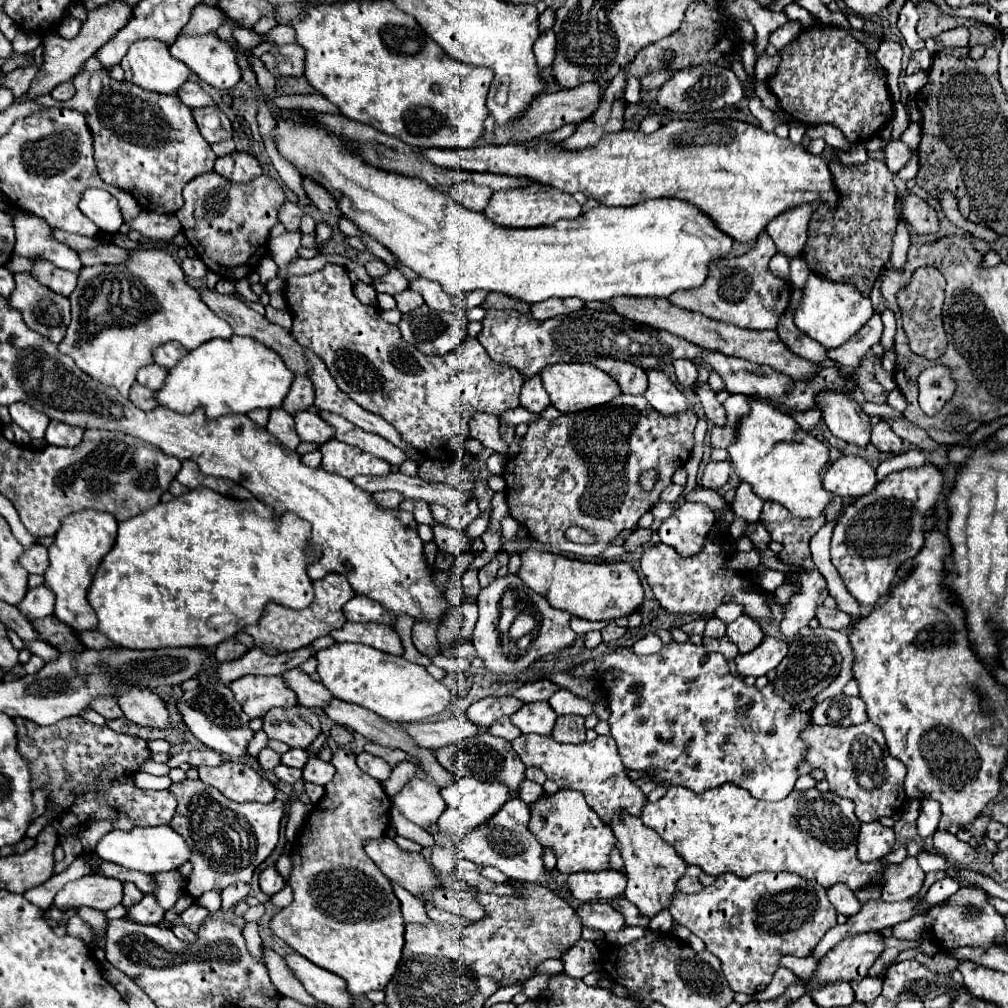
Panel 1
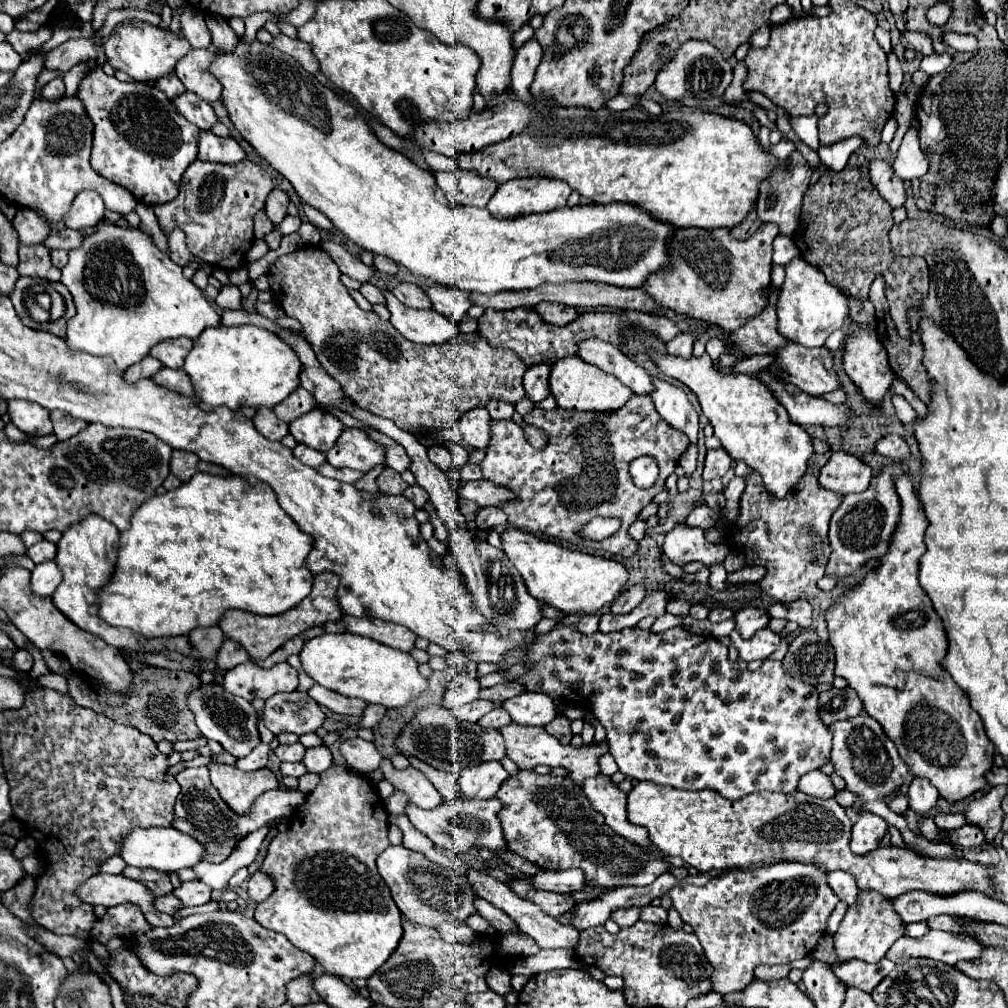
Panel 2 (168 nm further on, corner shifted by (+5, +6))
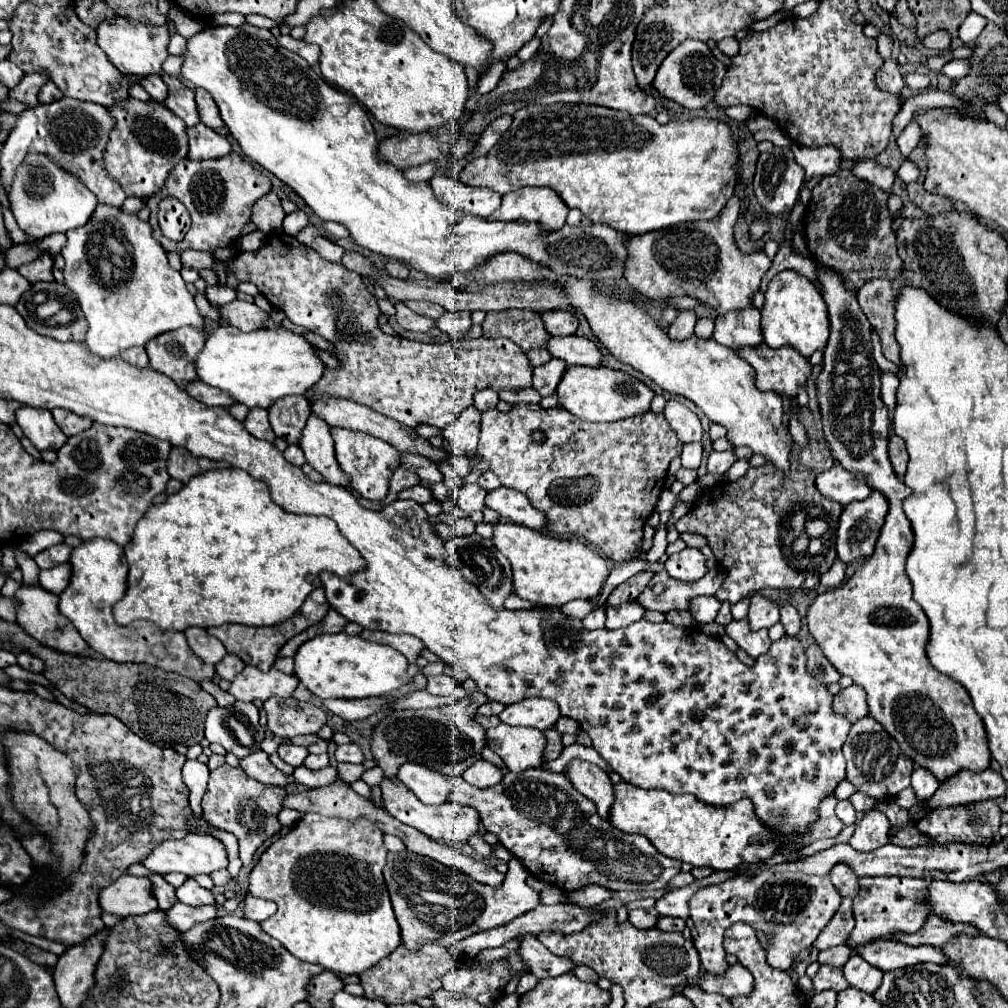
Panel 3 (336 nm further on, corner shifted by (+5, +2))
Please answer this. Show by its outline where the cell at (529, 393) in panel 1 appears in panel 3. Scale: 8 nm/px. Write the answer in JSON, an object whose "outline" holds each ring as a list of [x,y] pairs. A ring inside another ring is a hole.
{"outline":[[[551,359],[549,363],[533,369],[533,387],[539,391],[541,397],[549,397],[555,393],[555,387],[563,377],[565,367],[567,363],[563,359]]]}

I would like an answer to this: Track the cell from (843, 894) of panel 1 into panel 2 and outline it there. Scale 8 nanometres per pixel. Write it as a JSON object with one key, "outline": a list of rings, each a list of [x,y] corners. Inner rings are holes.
{"outline":[[[827,871],[827,883],[835,891],[835,895],[841,897],[841,901],[845,901],[847,905],[851,905],[851,901],[855,901],[859,893],[855,885],[855,877],[845,871]]]}

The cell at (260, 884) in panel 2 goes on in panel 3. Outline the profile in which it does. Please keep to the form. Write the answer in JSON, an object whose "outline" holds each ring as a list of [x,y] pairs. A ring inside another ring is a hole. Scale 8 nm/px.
{"outline":[[[247,895],[243,911],[245,911],[247,919],[255,919],[257,923],[261,923],[261,921],[269,919],[277,911],[277,905],[271,903],[271,901],[267,901],[267,899],[259,899],[259,897]]]}

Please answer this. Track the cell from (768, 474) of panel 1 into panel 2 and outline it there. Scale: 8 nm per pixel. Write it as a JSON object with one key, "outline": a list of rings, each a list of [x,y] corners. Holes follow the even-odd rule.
{"outline":[[[649,349],[647,357],[663,375],[681,381],[697,395],[701,409],[713,425],[723,449],[727,449],[733,459],[741,459],[753,471],[759,471],[769,493],[783,499],[791,489],[795,489],[807,471],[809,457],[813,455],[811,435],[789,419],[785,407],[775,399],[773,391],[761,379],[743,373],[723,375],[713,367],[707,353],[701,357],[691,355],[689,359],[681,359]]]}

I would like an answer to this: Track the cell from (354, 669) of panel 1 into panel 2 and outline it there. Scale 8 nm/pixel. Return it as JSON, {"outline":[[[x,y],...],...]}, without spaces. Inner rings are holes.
{"outline":[[[323,633],[309,639],[299,653],[303,671],[319,685],[345,695],[359,697],[383,707],[403,707],[427,689],[427,679],[417,671],[417,661],[403,651],[353,633]]]}

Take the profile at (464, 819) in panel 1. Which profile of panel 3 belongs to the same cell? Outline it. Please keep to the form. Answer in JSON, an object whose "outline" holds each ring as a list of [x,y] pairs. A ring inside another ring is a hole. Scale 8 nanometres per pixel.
{"outline":[[[475,761],[475,765],[463,773],[463,779],[475,787],[495,787],[503,779],[503,773],[489,761]]]}

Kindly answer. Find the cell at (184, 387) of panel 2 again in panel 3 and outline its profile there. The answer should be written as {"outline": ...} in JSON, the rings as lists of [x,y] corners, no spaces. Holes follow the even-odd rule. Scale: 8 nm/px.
{"outline":[[[199,379],[187,383],[187,385],[185,385],[185,391],[187,391],[191,397],[195,397],[197,401],[205,403],[205,405],[217,405],[217,407],[229,407],[229,405],[233,405],[233,401],[231,401],[231,397],[229,397],[227,393],[223,393],[221,389],[209,387],[207,383],[203,383],[203,381],[199,381]]]}

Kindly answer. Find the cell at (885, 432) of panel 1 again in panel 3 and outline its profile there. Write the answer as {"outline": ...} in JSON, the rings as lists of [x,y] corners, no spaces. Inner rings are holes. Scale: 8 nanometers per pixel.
{"outline":[[[893,435],[889,439],[889,459],[891,459],[891,465],[893,465],[895,473],[899,477],[903,477],[905,469],[907,469],[907,463],[909,463],[909,455],[907,455],[907,449],[905,449],[905,441],[897,435]]]}

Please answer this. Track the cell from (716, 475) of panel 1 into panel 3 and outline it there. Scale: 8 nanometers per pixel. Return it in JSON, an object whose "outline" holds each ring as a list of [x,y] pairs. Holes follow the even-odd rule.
{"outline":[[[713,451],[709,455],[709,459],[707,459],[707,473],[711,473],[711,475],[725,475],[727,469],[735,463],[735,459],[737,457],[735,457],[733,451],[721,451],[721,453]]]}

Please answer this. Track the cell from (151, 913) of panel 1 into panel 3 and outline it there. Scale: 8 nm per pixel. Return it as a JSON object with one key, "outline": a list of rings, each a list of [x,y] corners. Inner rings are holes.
{"outline":[[[177,901],[171,909],[167,909],[163,913],[165,913],[165,917],[167,917],[171,927],[175,927],[177,931],[187,931],[189,927],[193,927],[199,921],[213,919],[217,915],[217,909],[215,909],[215,905],[189,907],[189,905],[183,905],[183,903]]]}

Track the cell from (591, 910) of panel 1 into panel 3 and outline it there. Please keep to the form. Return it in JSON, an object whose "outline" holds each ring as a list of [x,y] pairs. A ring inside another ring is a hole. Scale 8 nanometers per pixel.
{"outline":[[[633,909],[633,911],[629,911],[629,923],[631,925],[635,925],[637,929],[651,929],[651,927],[655,927],[655,921],[657,921],[657,917],[659,917],[659,913],[655,911],[655,909]]]}

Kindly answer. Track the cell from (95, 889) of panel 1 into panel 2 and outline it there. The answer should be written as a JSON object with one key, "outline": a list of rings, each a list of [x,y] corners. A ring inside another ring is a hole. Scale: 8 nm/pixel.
{"outline":[[[97,873],[79,887],[79,897],[87,899],[91,905],[105,907],[115,907],[123,903],[137,905],[153,927],[169,927],[171,923],[175,923],[173,917],[157,913],[155,895],[149,893],[147,887],[143,887],[135,879],[127,879],[125,875]]]}

